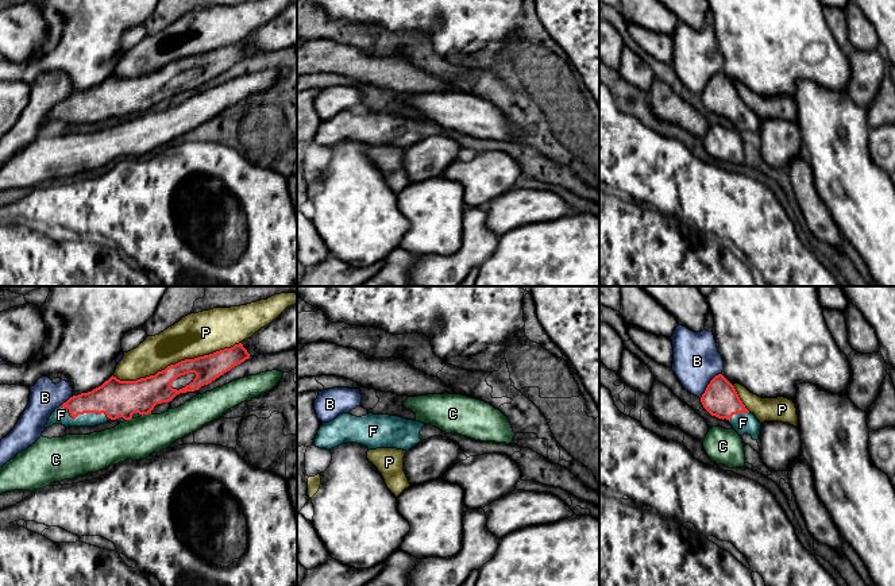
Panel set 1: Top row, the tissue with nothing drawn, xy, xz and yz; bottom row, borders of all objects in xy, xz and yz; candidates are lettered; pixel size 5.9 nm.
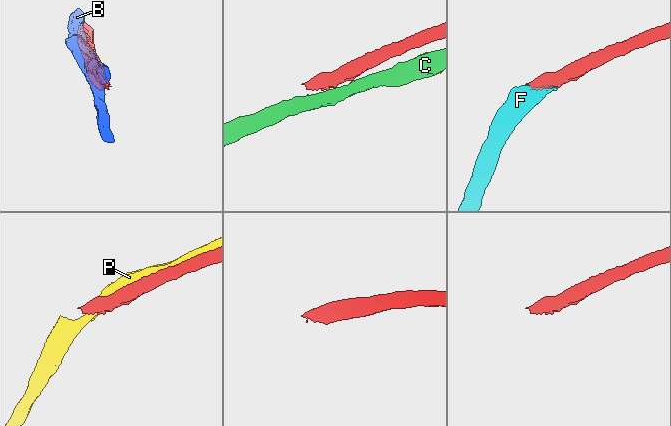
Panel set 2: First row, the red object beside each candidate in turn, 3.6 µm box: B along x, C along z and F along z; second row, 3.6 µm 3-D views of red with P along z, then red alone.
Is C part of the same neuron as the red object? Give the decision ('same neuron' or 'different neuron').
different neuron

